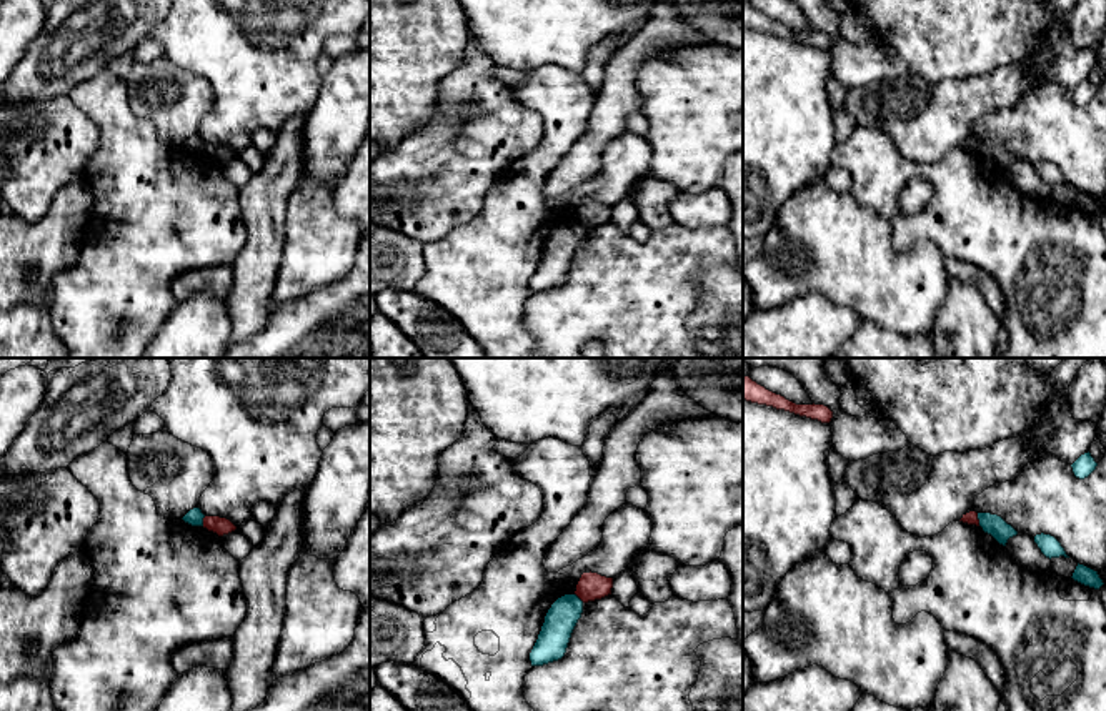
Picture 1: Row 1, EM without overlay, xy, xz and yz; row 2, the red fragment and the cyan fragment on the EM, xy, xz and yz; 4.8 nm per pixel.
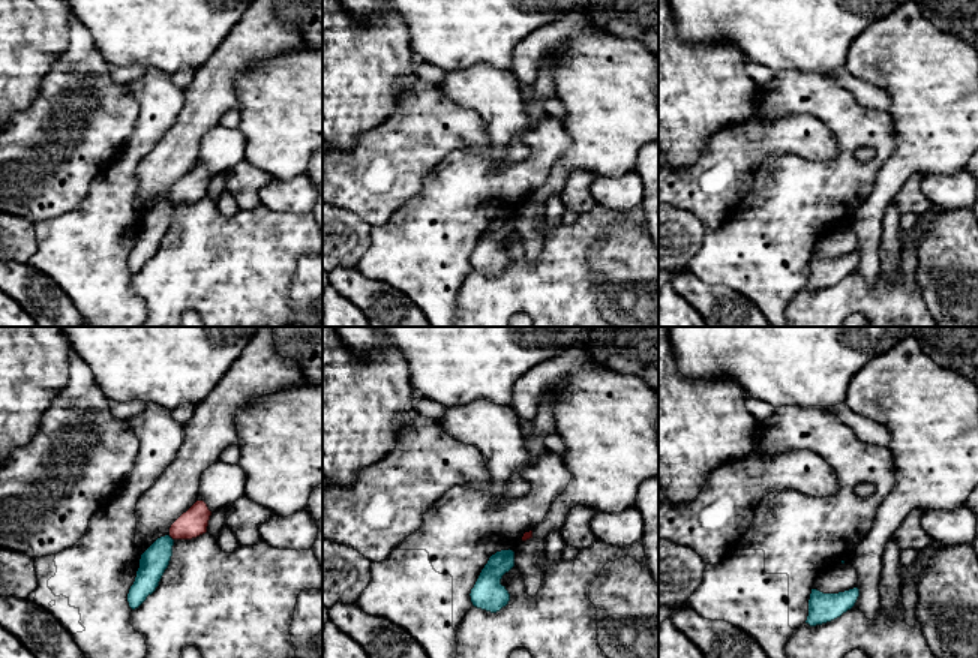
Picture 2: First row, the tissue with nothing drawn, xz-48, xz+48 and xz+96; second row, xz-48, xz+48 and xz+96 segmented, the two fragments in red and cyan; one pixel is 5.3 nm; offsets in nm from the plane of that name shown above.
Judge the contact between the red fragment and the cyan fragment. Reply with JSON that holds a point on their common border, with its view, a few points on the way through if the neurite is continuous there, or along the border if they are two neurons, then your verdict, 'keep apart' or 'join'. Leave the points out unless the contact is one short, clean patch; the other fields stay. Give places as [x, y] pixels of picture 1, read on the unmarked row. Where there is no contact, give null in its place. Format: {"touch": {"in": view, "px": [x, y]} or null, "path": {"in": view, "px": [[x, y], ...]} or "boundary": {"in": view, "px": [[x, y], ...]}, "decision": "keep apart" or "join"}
{"touch": {"in": "yz", "px": [978, 147]}, "boundary": {"in": "yz", "px": [[976, 140], [980, 152]]}, "decision": "keep apart"}

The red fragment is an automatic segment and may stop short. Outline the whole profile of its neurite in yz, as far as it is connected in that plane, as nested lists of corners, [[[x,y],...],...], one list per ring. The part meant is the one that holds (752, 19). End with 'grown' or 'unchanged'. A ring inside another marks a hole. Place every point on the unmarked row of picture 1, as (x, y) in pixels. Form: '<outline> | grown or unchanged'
[[[743,3],[743,27],[773,33],[776,37],[785,37],[800,43],[818,47],[821,50],[830,50],[833,38],[825,32],[796,32],[781,22],[776,22],[765,13],[753,8],[750,3]]] | unchanged

